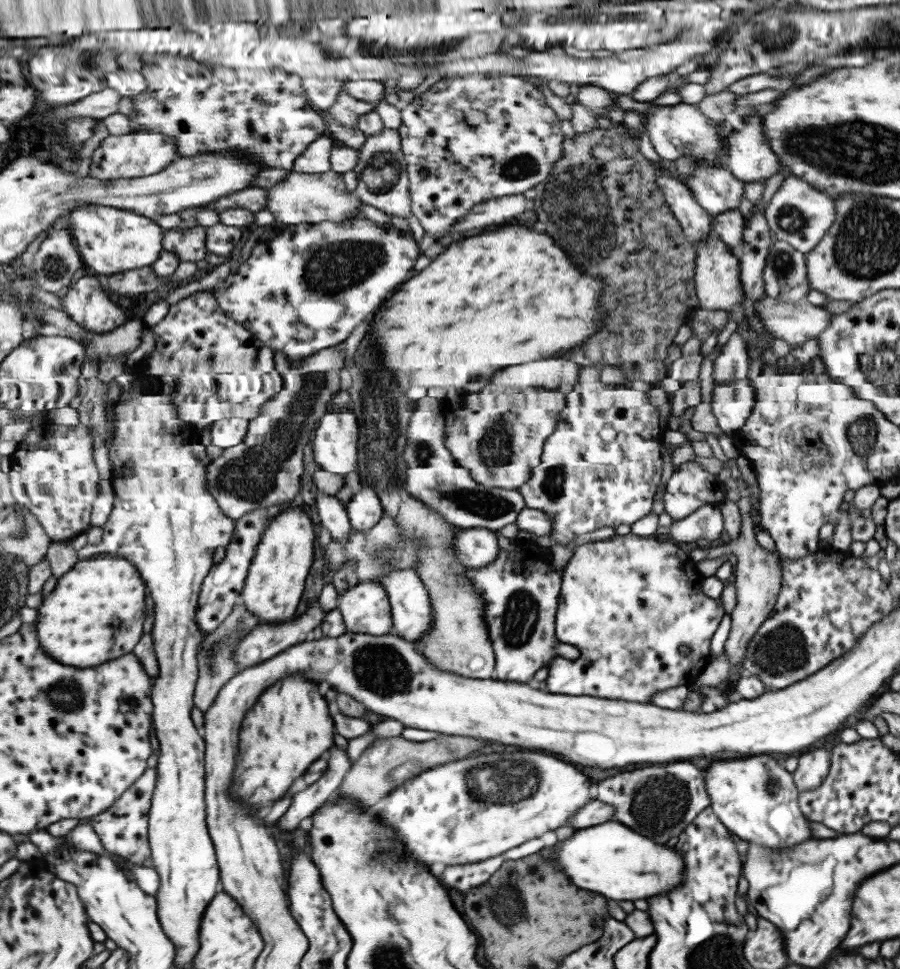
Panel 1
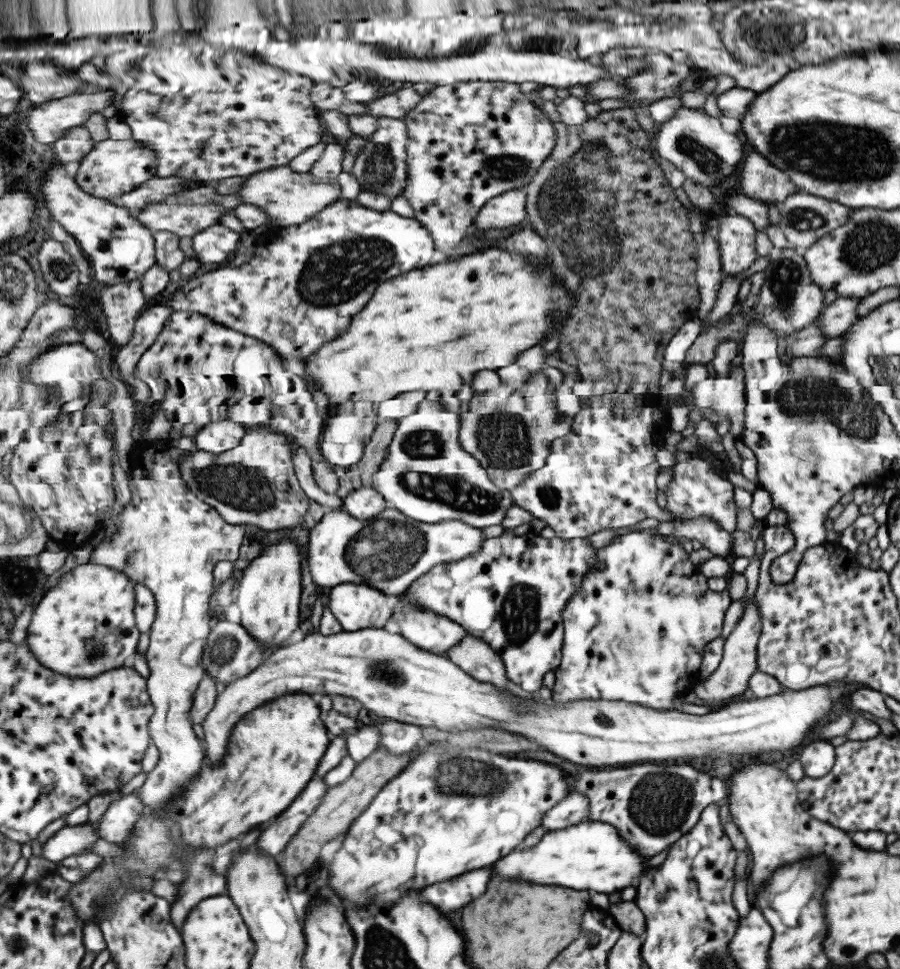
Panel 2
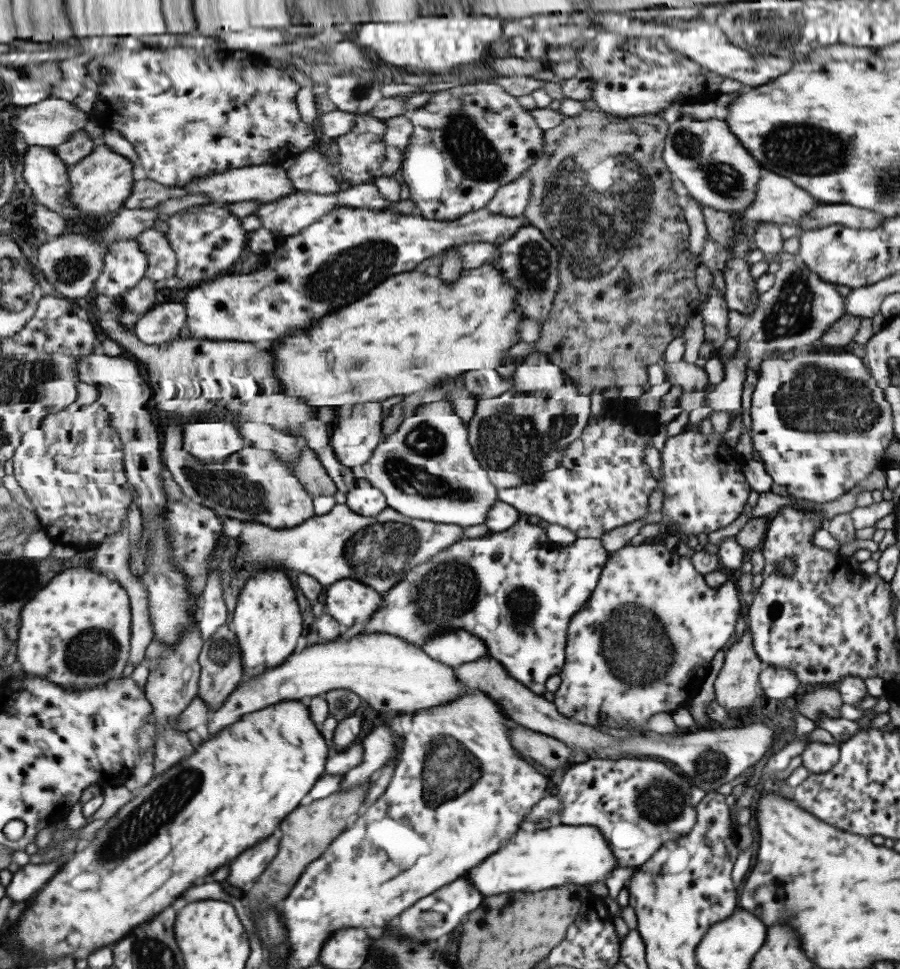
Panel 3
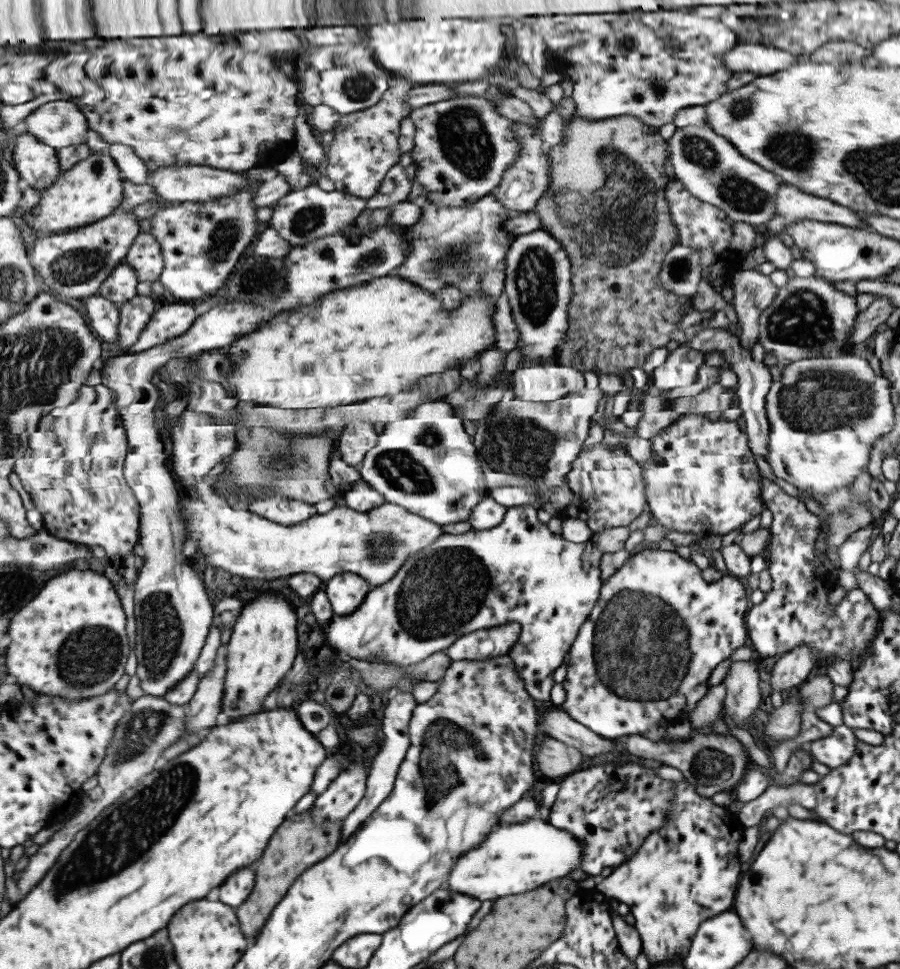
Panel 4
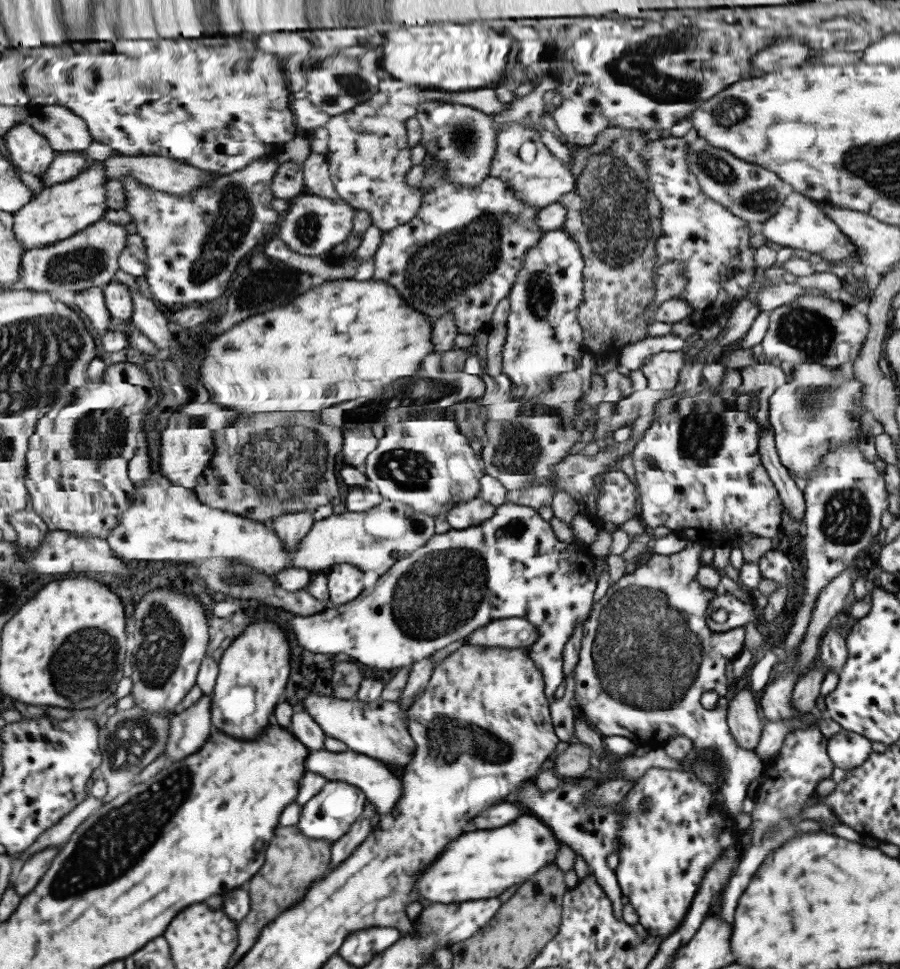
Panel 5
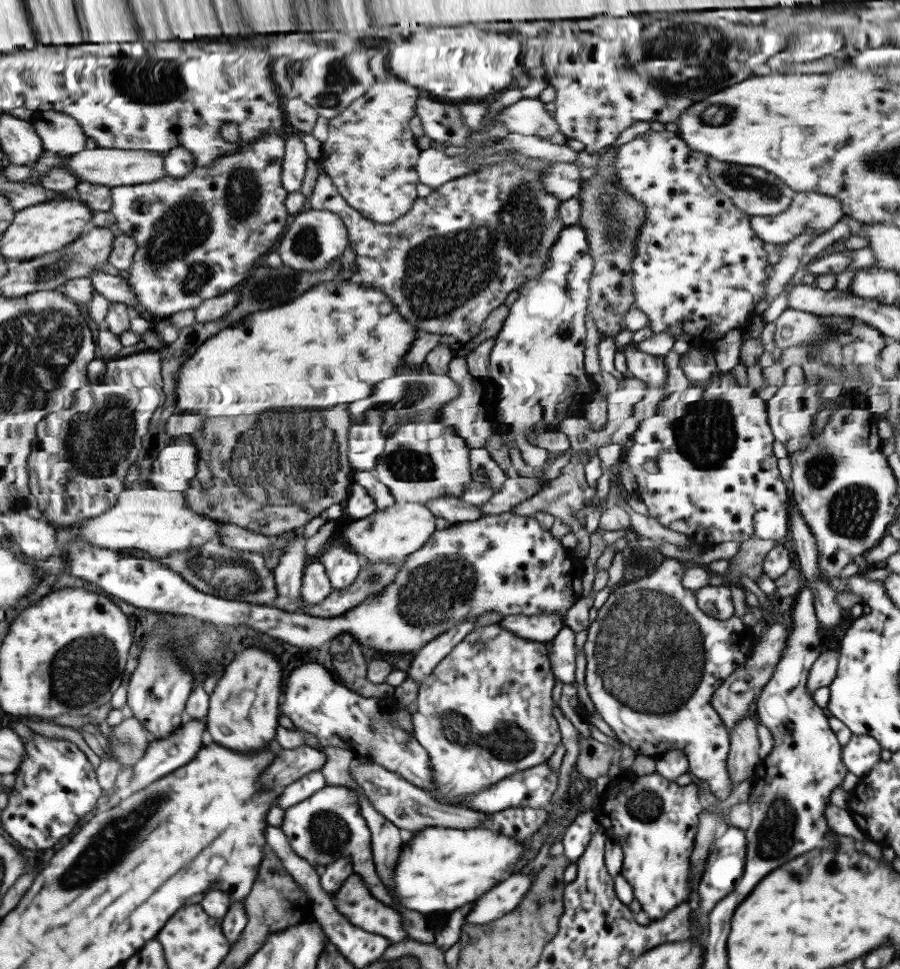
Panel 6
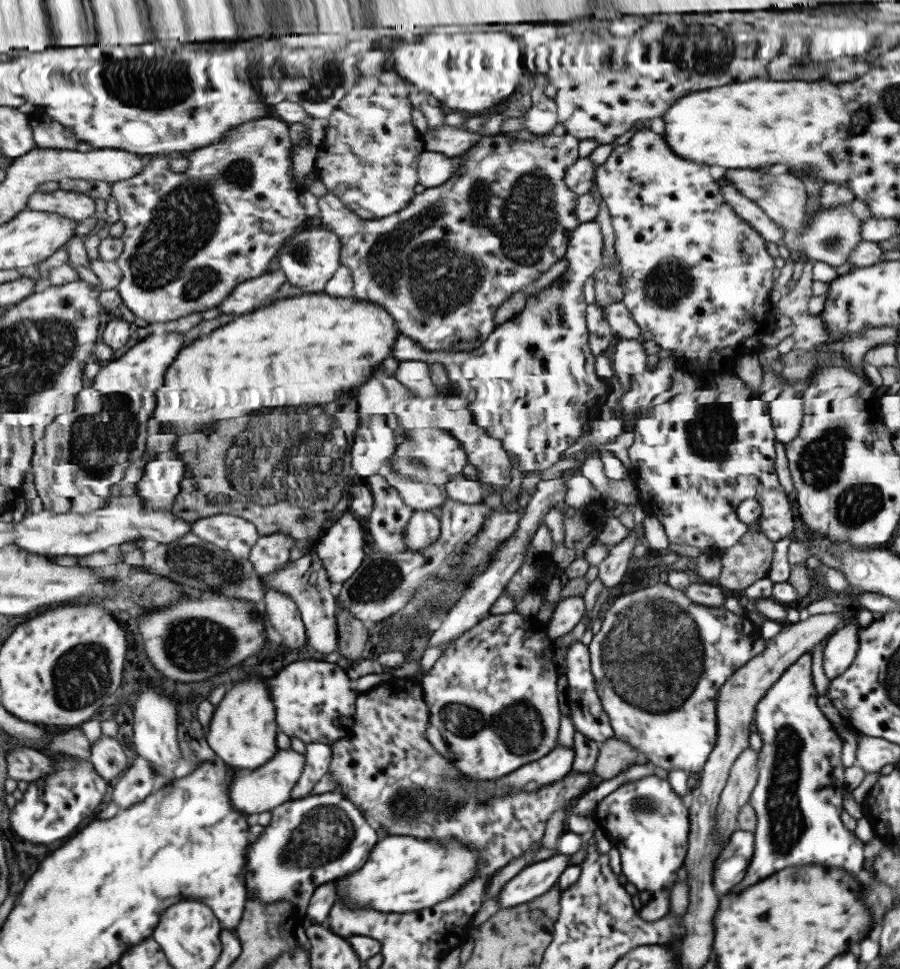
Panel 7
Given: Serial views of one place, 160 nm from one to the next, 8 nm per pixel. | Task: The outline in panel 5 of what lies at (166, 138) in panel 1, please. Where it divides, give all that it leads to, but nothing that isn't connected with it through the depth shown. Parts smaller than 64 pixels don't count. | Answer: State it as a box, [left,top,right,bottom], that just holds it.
[14,163,110,251]

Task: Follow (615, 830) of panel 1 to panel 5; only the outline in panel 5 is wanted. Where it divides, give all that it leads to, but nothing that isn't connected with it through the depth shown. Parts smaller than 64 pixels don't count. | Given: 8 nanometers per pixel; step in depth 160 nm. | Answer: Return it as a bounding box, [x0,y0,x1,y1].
[417,814,559,904]

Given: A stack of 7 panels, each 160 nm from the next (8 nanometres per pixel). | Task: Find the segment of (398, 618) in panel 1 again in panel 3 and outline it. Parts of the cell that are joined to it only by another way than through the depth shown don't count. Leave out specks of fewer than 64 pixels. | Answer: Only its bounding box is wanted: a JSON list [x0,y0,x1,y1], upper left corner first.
[420,629,489,667]

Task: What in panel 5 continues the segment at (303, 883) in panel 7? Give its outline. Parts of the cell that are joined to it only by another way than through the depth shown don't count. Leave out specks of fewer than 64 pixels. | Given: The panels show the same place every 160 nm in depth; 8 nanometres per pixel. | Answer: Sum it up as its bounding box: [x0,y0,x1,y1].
[295,780,366,845]

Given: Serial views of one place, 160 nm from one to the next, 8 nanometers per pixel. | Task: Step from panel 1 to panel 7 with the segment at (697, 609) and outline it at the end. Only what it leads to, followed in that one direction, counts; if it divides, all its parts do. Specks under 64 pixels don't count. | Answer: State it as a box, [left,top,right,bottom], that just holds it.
[588,582,767,775]

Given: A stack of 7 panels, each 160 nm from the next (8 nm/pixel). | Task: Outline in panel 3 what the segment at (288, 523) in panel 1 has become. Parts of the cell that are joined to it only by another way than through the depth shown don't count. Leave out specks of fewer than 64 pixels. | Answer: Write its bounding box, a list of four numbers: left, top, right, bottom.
[231,568,301,684]

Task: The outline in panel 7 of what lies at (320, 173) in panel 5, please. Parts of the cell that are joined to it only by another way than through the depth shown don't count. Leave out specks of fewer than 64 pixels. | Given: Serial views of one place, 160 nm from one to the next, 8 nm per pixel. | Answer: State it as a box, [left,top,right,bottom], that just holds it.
[316,133,580,352]

